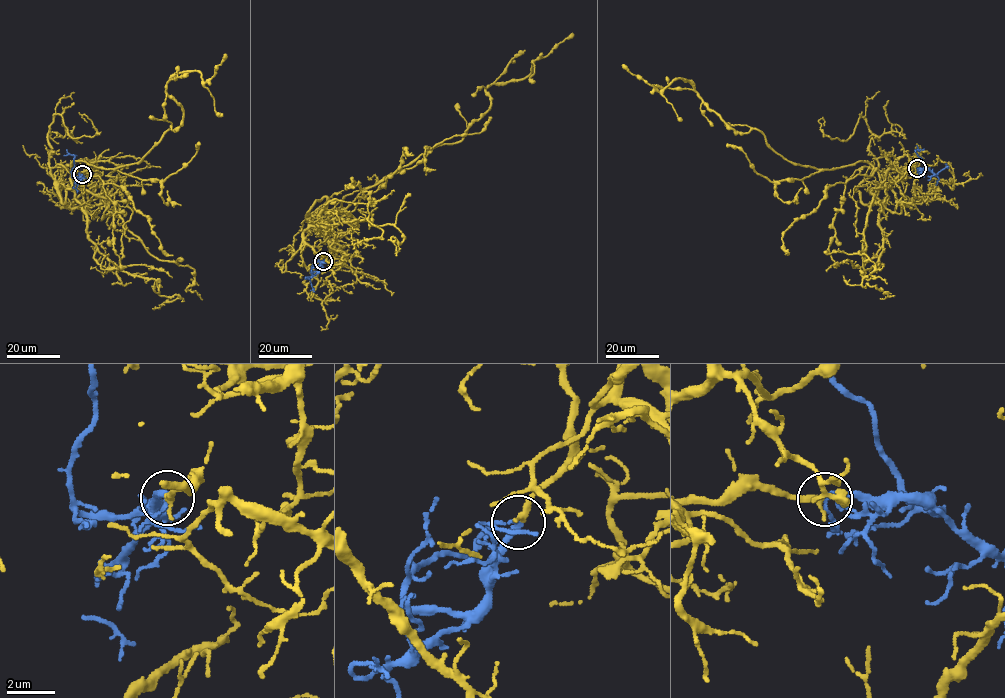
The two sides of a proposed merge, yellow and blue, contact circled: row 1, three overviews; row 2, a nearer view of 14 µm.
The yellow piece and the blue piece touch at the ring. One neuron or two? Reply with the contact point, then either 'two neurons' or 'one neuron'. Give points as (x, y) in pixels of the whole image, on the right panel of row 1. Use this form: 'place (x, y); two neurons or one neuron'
place (917, 168); one neuron

